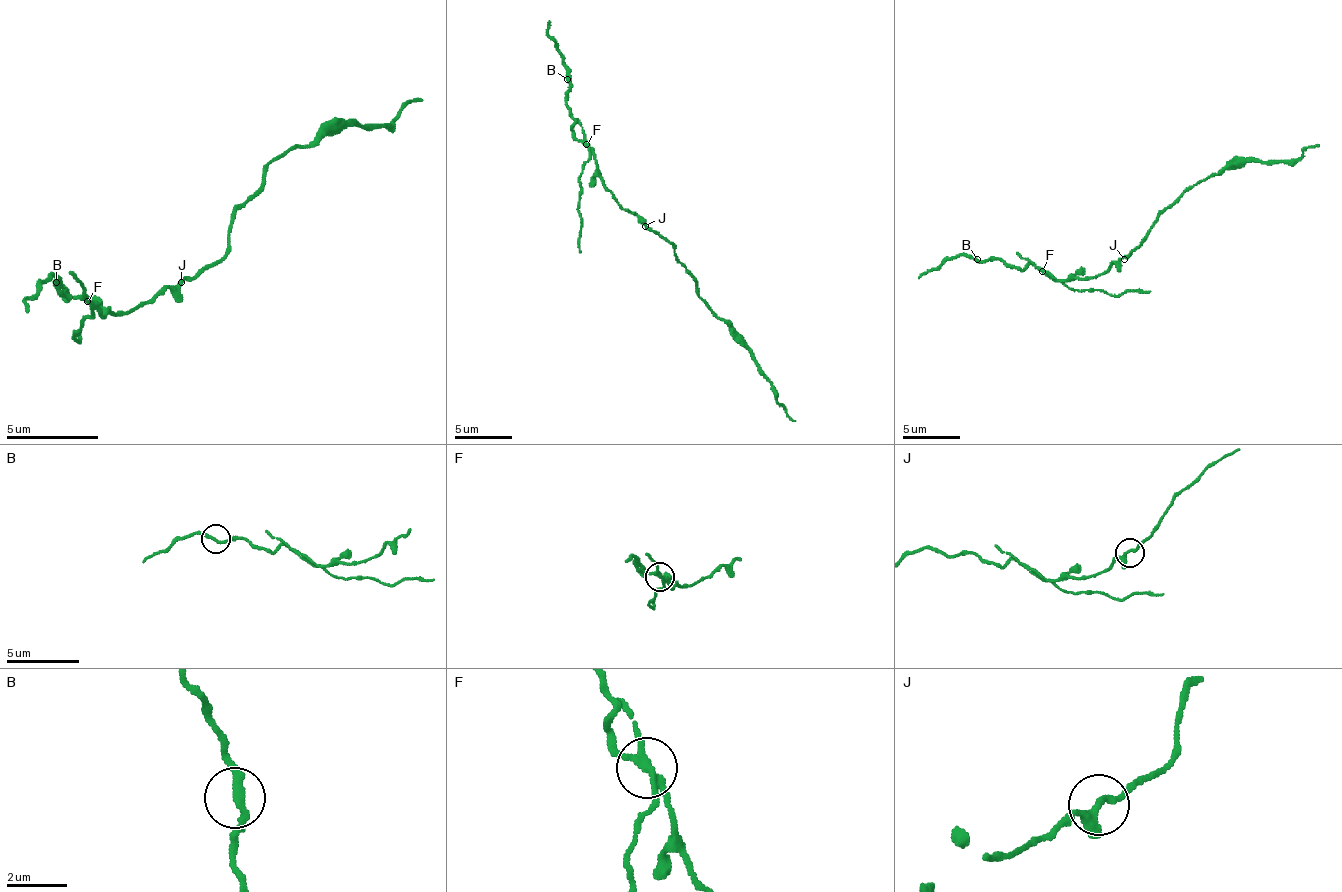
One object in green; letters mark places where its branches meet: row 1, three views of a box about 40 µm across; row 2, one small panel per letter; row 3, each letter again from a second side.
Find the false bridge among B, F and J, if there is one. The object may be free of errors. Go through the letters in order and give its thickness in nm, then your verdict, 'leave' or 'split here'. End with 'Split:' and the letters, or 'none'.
B: 240 nm thick; leave
F: 220 nm thick; split here
J: 240 nm thick; leave
Split: F

